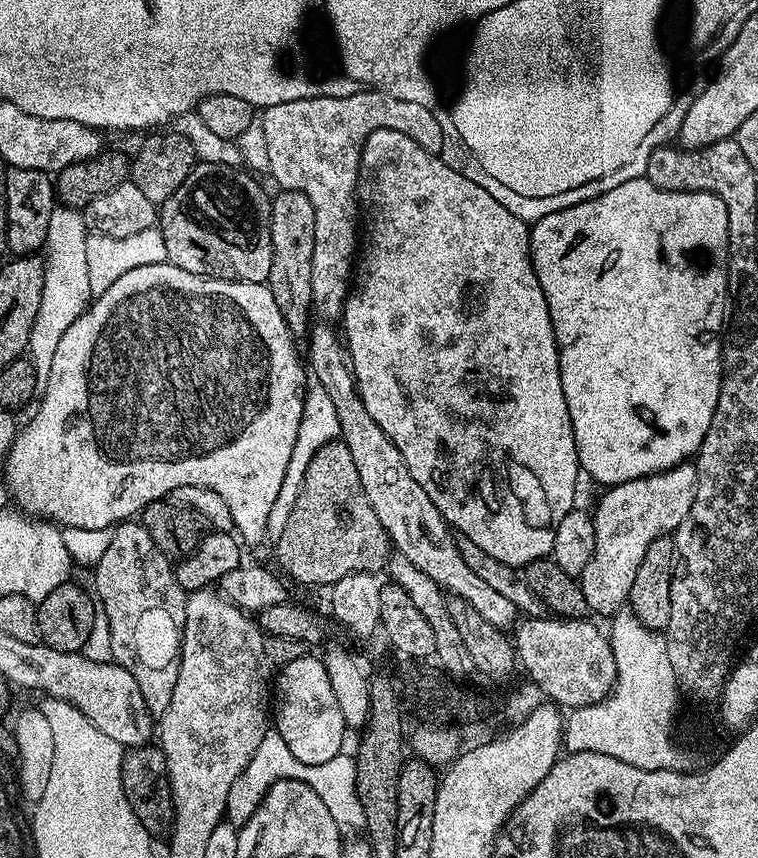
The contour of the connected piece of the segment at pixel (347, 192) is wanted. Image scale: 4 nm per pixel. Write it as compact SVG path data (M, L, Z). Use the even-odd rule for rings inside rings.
M315 96L314 98L298 98L294 102L282 102L278 106L270 106L263 109L261 118L258 120L258 128L260 124L260 132L264 135L264 156L268 159L268 168L272 171L274 179L280 183L281 189L289 188L290 190L298 190L302 194L306 194L306 198L310 198L310 206L314 206L314 258L312 259L312 269L310 270L310 286L312 287L312 302L315 311L320 311L325 321L336 322L344 315L344 302L348 299L350 291L350 281L354 276L354 257L358 252L358 185L360 183L360 155L362 154L362 146L366 138L370 134L374 134L374 130L382 128L382 122L386 122L388 116L392 114L400 114L404 116L404 108L376 108L376 110L362 110L360 108L330 108L330 98L325 96Z

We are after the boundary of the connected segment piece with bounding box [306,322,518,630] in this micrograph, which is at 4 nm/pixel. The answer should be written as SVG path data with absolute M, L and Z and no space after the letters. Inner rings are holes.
M319 323L311 325L306 337L306 343L308 343L306 364L311 375L312 372L316 375L315 383L324 388L326 394L330 394L330 398L334 402L334 410L338 413L340 423L340 436L350 450L350 454L354 454L354 466L358 466L358 478L362 478L362 490L366 490L366 498L370 498L370 506L374 510L378 522L382 522L395 551L399 555L405 556L410 562L414 562L414 566L418 566L418 570L422 570L422 574L426 574L426 578L433 580L445 593L465 600L470 606L474 606L474 610L478 610L478 614L482 614L482 618L486 618L486 622L490 622L490 626L501 630L511 629L518 620L516 607L511 604L509 599L502 598L502 594L498 594L486 582L482 582L482 578L478 578L478 574L474 574L474 570L470 570L470 566L466 566L466 562L462 562L460 546L454 539L453 529L434 506L430 494L426 494L426 490L422 490L422 486L418 486L418 482L414 482L398 446L394 446L394 442L390 442L390 438L386 438L382 426L378 426L378 422L374 422L374 418L370 418L370 413L367 412L366 406L356 390L356 378L346 359L345 341L338 335L337 329L336 332L332 329L335 327L331 323Z

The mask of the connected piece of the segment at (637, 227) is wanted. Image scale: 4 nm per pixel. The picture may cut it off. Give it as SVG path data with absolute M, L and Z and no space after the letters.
M641 178L623 182L622 186L617 186L593 200L584 200L566 210L546 214L531 225L528 245L534 274L538 274L542 294L546 294L548 313L556 327L562 394L566 394L566 406L570 410L570 422L581 469L587 475L589 472L603 486L611 486L643 476L656 476L659 472L669 472L671 468L691 461L700 451L706 438L706 430L710 430L710 418L714 418L714 406L718 406L720 393L722 333L726 327L726 309L730 304L726 202L709 192L662 190L651 184L647 178Z

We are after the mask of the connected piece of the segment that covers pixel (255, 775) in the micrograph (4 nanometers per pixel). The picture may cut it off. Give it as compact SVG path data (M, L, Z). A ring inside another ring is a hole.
M269 730L266 738L262 738L262 746L258 746L254 758L250 758L250 766L246 766L246 770L234 782L228 795L227 819L237 826L242 826L260 805L260 797L266 791L265 786L271 784L273 779L281 774L286 774L289 780L304 780L308 783L318 794L318 798L326 802L326 810L330 810L330 818L334 818L334 822L339 824L341 829L363 829L364 815L356 793L355 759L351 755L341 754L328 762L322 762L321 765L300 764L293 759L286 742L275 730Z

